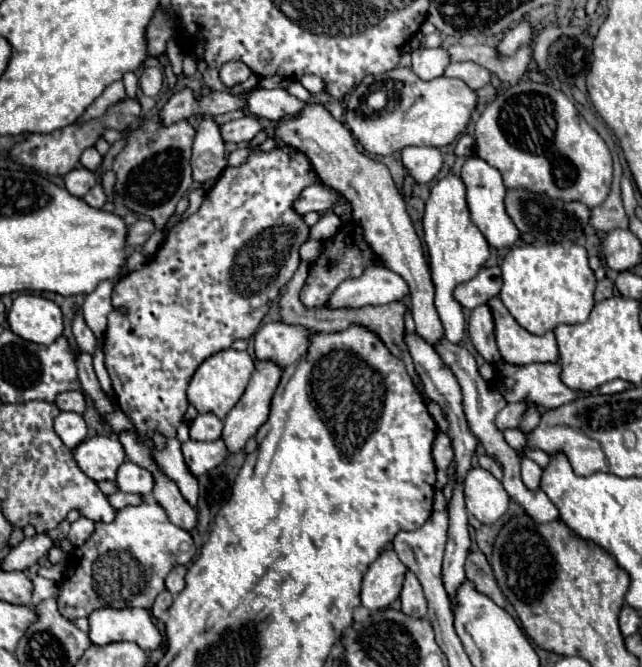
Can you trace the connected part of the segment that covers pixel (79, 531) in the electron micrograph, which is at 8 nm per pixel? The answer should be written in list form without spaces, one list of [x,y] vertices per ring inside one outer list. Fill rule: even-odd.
[[[82,516],[82,518],[78,518],[78,520],[72,524],[72,528],[70,528],[70,532],[68,532],[68,540],[70,540],[74,546],[80,546],[80,544],[84,544],[84,542],[92,536],[92,532],[94,532],[94,522]]]

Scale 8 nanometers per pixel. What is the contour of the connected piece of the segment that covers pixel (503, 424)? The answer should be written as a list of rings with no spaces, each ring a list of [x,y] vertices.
[[[518,402],[518,404],[506,404],[498,414],[496,414],[496,426],[498,430],[508,430],[508,428],[518,428],[520,420],[522,420],[522,414],[526,410],[526,404]]]

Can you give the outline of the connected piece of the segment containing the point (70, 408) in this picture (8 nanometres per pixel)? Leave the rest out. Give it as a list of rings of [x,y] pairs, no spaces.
[[[62,392],[56,398],[56,406],[62,412],[76,412],[76,414],[84,414],[86,410],[86,398],[82,392]]]

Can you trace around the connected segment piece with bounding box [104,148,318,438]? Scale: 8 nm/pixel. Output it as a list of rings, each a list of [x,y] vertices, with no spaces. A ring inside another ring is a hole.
[[[274,148],[270,152],[264,152],[264,150],[252,150],[246,158],[244,164],[240,166],[228,166],[220,178],[214,182],[214,186],[206,192],[204,200],[202,200],[202,206],[196,214],[188,216],[186,220],[180,220],[176,222],[164,244],[160,246],[160,250],[150,258],[150,262],[146,262],[146,266],[138,272],[130,272],[126,276],[122,276],[114,290],[112,290],[112,306],[114,310],[108,314],[108,330],[106,330],[106,338],[104,338],[104,354],[106,354],[106,368],[108,368],[108,374],[110,374],[110,380],[112,380],[112,386],[116,390],[116,398],[118,398],[118,406],[120,410],[124,410],[124,414],[128,414],[128,418],[132,420],[132,424],[136,426],[138,432],[142,434],[148,434],[152,436],[154,430],[162,432],[166,438],[174,438],[176,436],[176,428],[180,426],[182,418],[184,418],[184,412],[188,408],[188,398],[186,398],[186,388],[192,380],[192,374],[196,372],[196,368],[206,360],[210,358],[212,354],[220,352],[220,350],[226,350],[230,348],[230,344],[238,338],[244,338],[248,340],[260,326],[264,314],[268,312],[268,306],[270,306],[270,294],[268,290],[274,288],[274,298],[280,294],[280,290],[288,284],[288,280],[294,276],[298,264],[300,264],[300,246],[308,240],[310,236],[310,226],[304,222],[302,214],[298,214],[294,210],[294,200],[300,196],[300,192],[310,186],[310,184],[316,184],[318,182],[318,174],[310,162],[310,158],[300,152],[300,150],[294,150],[294,152],[286,152],[282,148]]]

